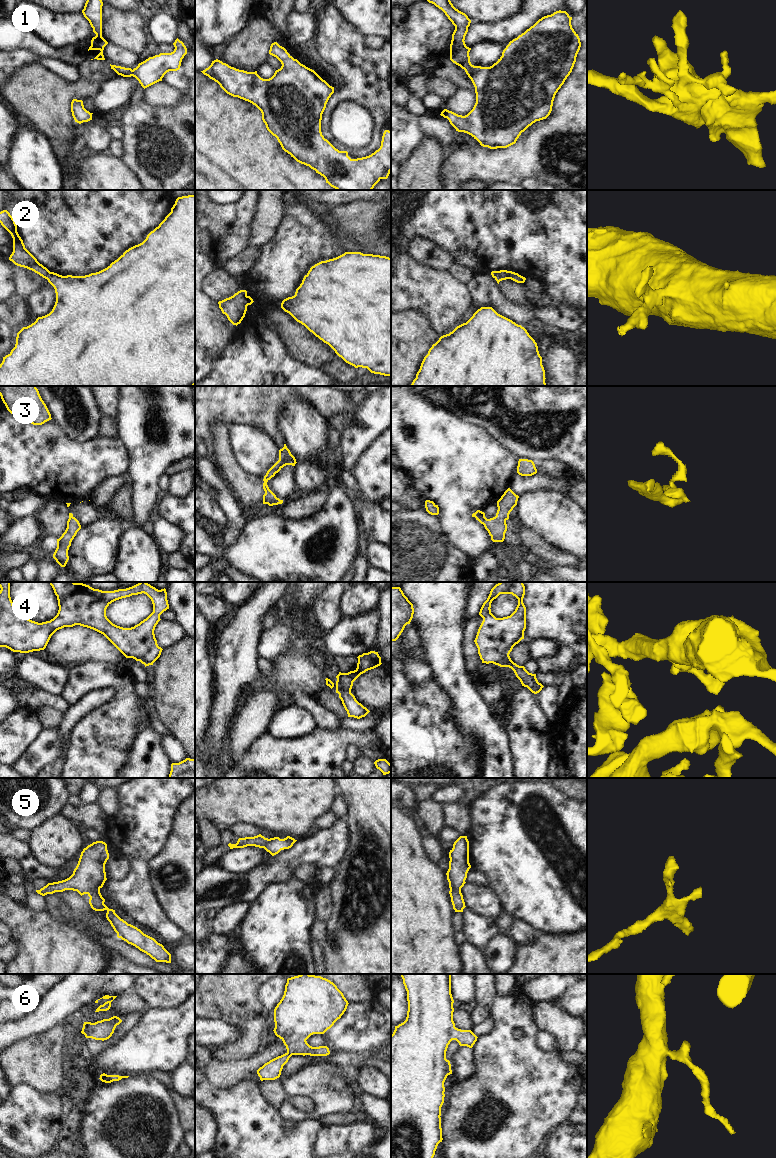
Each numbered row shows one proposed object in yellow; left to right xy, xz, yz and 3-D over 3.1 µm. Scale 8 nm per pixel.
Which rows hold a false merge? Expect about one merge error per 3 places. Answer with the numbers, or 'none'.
none

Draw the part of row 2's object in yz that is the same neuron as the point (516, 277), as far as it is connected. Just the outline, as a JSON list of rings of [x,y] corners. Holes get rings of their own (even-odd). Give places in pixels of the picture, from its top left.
[[[500,270],[500,271],[492,271],[492,277],[497,281],[499,284],[500,281],[511,279],[517,283],[524,283],[526,278],[519,275],[518,273],[507,271],[507,270]]]

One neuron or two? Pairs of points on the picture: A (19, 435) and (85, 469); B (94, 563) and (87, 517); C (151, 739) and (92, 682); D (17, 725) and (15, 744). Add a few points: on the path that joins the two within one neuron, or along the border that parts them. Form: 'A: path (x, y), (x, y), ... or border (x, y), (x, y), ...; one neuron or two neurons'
A: path (35, 451), (54, 467), (69, 469); one neuron
B: border (104, 513), (97, 520), (81, 528); two neurons
C: border (136, 737), (133, 743); two neurons
D: path (17, 730), (15, 739); one neuron

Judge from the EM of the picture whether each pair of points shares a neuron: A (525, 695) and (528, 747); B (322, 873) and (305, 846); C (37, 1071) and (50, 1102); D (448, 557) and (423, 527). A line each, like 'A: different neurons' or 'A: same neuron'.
A: same neuron
B: different neurons
C: different neurons
D: same neuron

